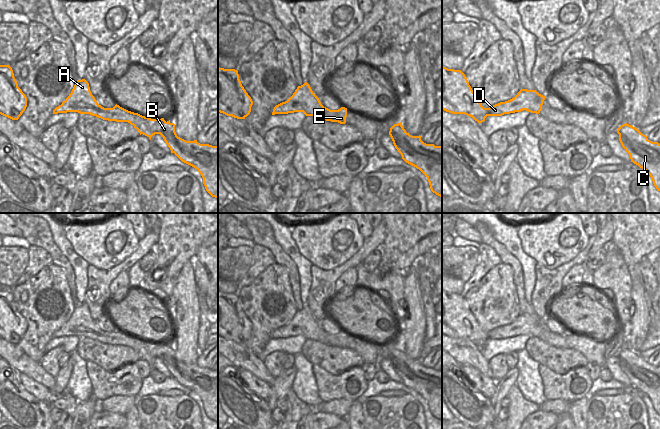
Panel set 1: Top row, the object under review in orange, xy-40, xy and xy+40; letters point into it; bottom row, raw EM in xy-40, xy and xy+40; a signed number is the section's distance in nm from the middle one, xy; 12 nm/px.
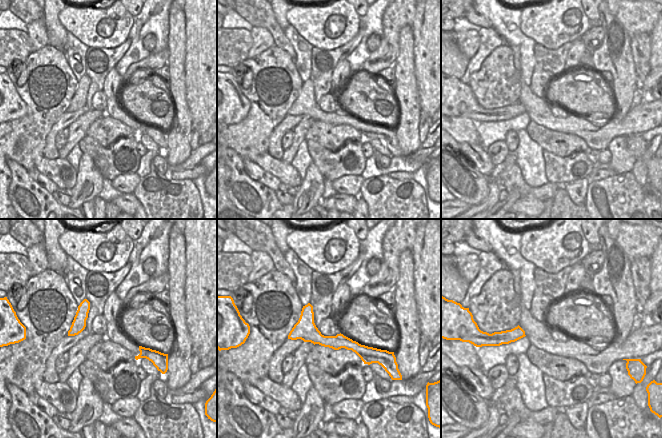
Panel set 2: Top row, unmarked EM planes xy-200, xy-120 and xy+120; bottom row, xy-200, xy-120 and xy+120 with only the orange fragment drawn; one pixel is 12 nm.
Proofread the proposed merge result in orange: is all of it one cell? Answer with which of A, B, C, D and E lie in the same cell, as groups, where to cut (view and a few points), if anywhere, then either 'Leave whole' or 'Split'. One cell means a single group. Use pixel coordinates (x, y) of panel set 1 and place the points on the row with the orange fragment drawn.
Groups: A B C D E. No split. Leave whole.

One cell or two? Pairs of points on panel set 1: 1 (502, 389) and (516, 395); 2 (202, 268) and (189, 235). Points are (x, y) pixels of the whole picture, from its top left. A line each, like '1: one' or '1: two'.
1: two
2: two

